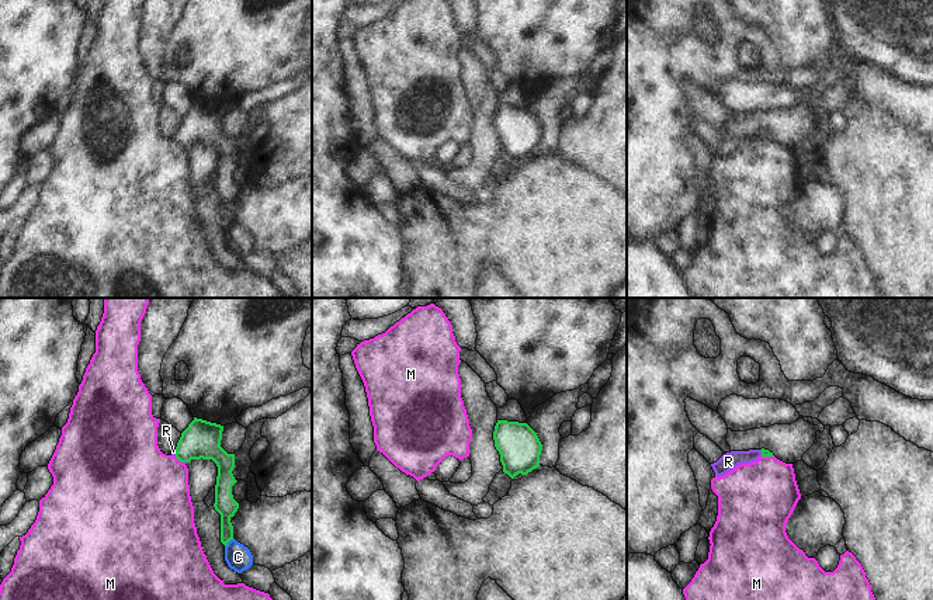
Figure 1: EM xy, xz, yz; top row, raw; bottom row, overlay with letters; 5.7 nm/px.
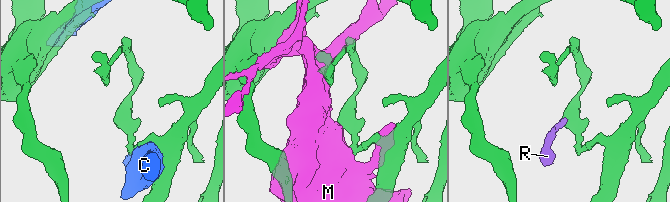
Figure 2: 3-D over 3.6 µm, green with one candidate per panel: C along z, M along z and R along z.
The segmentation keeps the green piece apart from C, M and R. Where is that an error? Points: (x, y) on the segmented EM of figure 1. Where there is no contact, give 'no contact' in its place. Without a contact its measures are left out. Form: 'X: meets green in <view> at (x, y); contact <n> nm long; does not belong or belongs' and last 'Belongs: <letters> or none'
C: meets green in xy at (228, 541); contact 80 nm long; does not belong
M: meets green in xy at (179, 460); contact 60 nm long; does not belong
R: meets green in yz at (762, 453); contact 40 nm long; belongs
Belongs: R

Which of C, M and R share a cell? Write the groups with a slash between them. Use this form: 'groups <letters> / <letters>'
groups C / M / R

